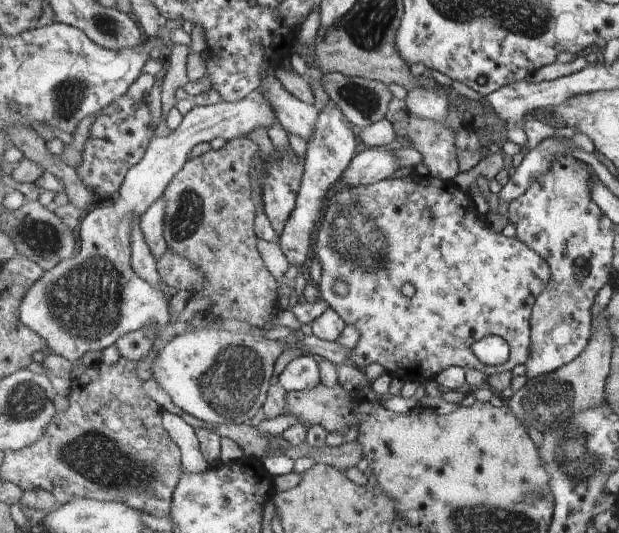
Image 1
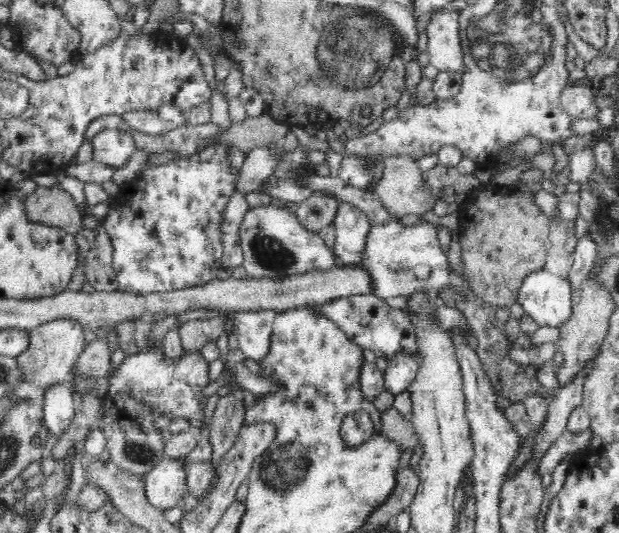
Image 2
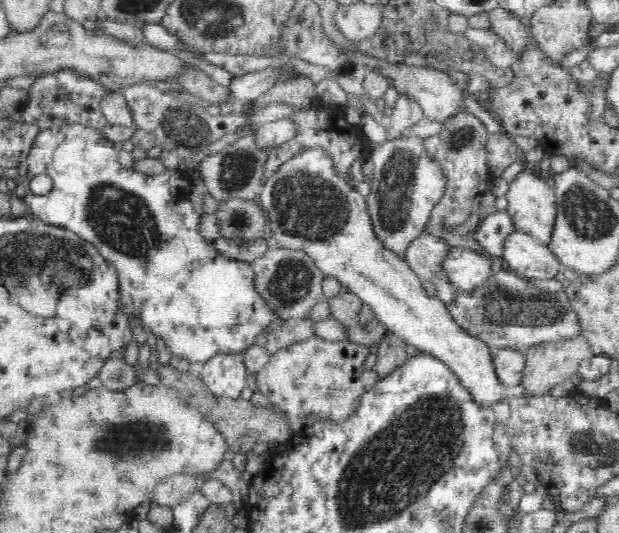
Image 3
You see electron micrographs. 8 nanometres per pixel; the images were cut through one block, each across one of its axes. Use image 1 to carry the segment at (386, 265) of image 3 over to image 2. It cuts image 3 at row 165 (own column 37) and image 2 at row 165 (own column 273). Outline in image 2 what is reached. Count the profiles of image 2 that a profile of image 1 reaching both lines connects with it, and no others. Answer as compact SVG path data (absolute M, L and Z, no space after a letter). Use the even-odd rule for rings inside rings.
M108 129L98 133L92 140L93 159L112 169L122 168L130 156L136 152L132 135L126 130Z

